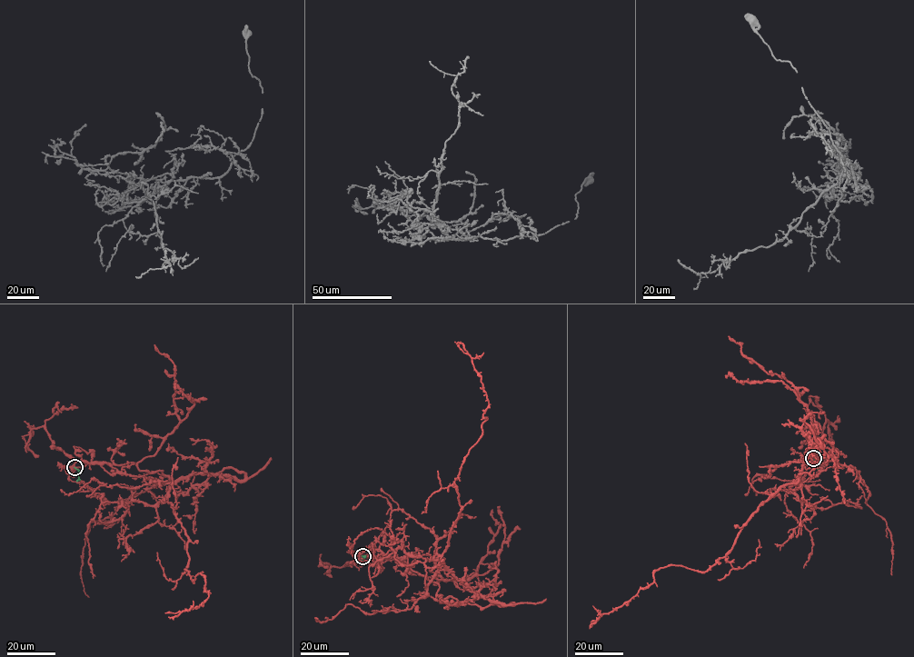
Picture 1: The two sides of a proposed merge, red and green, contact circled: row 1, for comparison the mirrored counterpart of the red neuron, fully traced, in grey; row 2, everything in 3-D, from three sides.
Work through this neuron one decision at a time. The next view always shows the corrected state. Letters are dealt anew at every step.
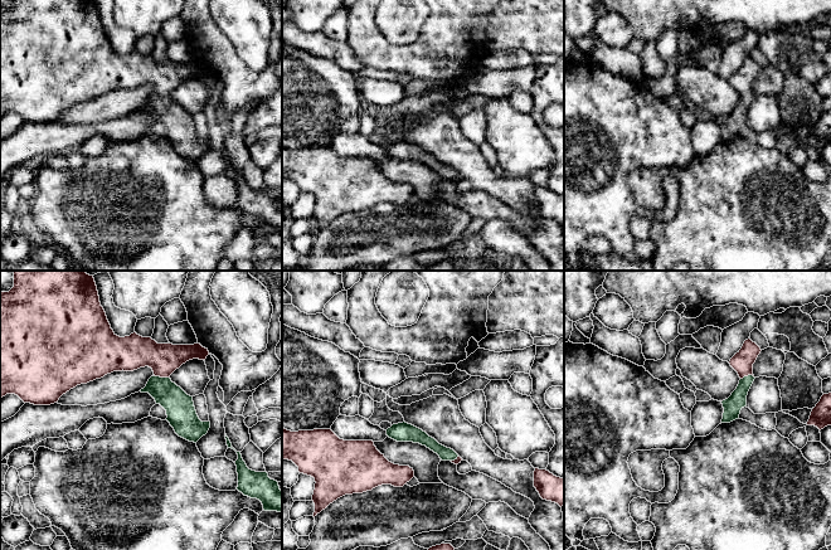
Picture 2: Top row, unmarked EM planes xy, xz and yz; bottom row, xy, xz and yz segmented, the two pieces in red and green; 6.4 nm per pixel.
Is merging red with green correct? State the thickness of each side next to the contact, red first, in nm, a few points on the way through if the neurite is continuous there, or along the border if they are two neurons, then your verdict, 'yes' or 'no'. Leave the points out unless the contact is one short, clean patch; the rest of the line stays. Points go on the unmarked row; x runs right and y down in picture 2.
calibres 220 and 190 nm; yes

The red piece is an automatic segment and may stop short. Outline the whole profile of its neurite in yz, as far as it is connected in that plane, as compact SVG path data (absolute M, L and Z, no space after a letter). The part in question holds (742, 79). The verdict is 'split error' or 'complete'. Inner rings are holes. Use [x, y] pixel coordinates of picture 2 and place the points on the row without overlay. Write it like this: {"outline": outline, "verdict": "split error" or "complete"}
{"outline": "M750 57L745 58L742 67L730 77L730 84L738 91L740 98L732 113L723 118L721 141L730 141L739 136L740 128L747 125L747 113L754 99L753 82L760 72L760 65Z", "verdict": "split error"}

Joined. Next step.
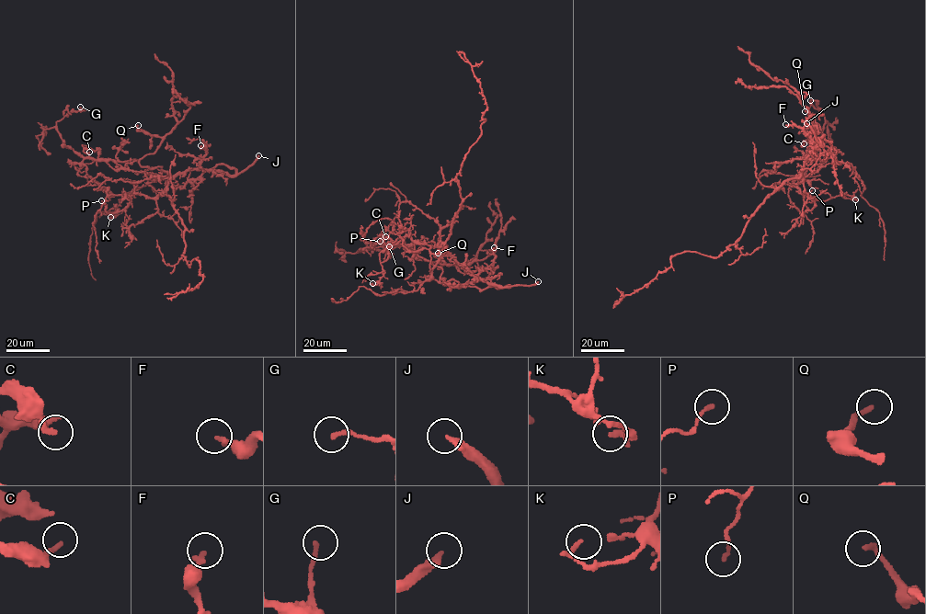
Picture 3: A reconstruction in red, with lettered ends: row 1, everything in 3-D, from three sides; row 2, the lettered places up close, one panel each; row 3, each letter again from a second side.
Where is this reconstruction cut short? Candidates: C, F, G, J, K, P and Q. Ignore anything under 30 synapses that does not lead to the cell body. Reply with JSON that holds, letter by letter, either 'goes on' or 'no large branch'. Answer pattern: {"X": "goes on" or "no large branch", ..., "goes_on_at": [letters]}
{"C": "no large branch", "F": "no large branch", "G": "no large branch", "J": "goes on", "K": "no large branch", "P": "no large branch", "Q": "no large branch", "goes_on_at": ["J"]}

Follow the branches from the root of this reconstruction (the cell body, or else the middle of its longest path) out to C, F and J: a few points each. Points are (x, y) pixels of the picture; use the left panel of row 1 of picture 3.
C: (166, 195), (167, 177), (114, 169), (105, 161), (99, 160), (97, 150), (82, 145), (84, 152), (89, 152)
F: (166, 195), (170, 180), (199, 168), (206, 153), (204, 146), (200, 145)
J: (166, 195), (167, 184), (177, 175), (194, 169), (238, 175), (251, 165), (258, 155)

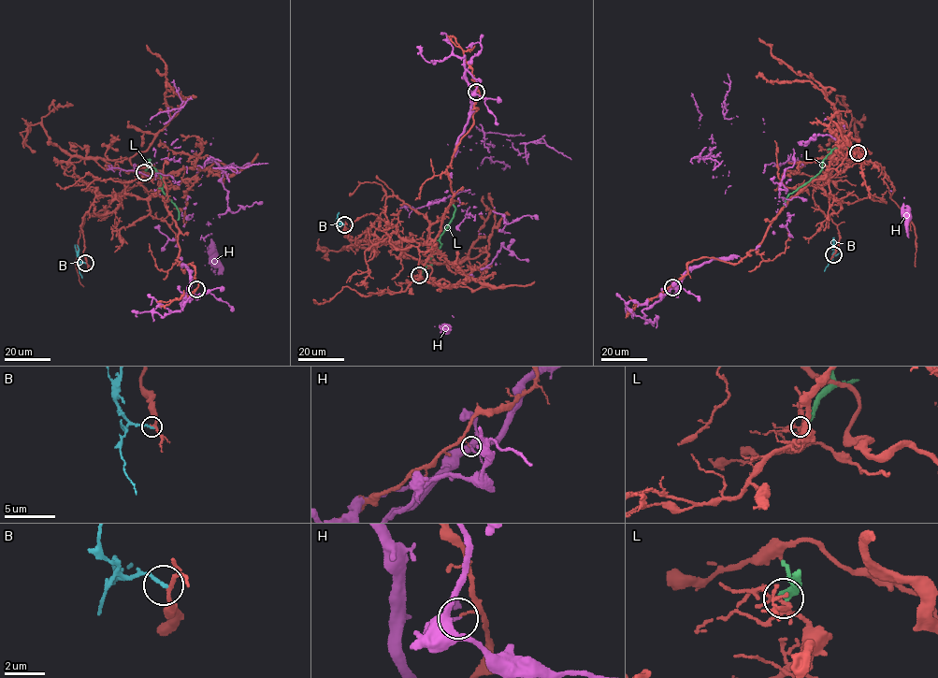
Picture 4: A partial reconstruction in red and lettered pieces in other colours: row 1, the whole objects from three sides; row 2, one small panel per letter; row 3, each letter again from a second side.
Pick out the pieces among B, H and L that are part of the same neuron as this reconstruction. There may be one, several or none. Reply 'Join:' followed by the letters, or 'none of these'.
Join: none of these

